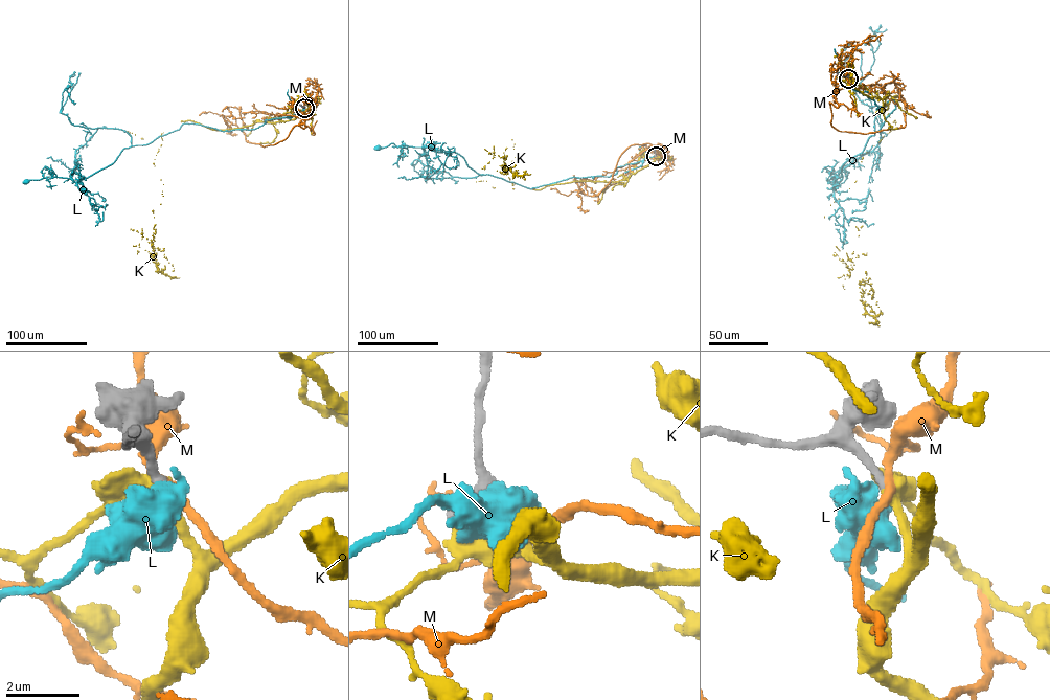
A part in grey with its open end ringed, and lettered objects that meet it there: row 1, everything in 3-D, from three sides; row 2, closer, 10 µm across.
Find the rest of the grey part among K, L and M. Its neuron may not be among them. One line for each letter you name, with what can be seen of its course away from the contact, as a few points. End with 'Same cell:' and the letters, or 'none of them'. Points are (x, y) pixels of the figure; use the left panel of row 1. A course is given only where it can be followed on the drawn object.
K: it runs (304, 108), (293, 119), (224, 130), (182, 121), (161, 144), (151, 260), (170, 277), (174, 268)
Same cell: K

